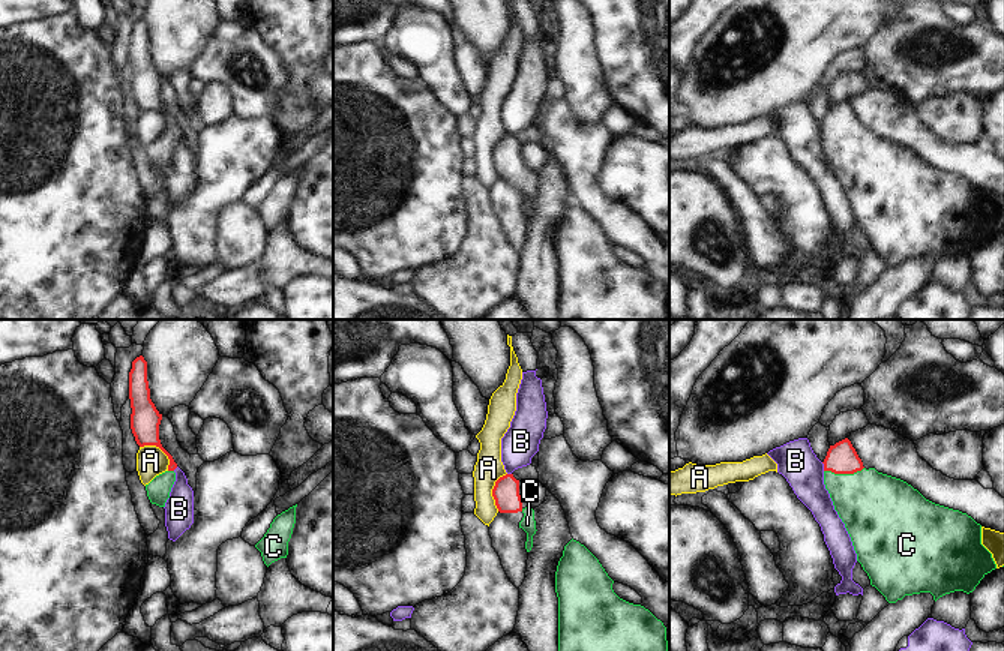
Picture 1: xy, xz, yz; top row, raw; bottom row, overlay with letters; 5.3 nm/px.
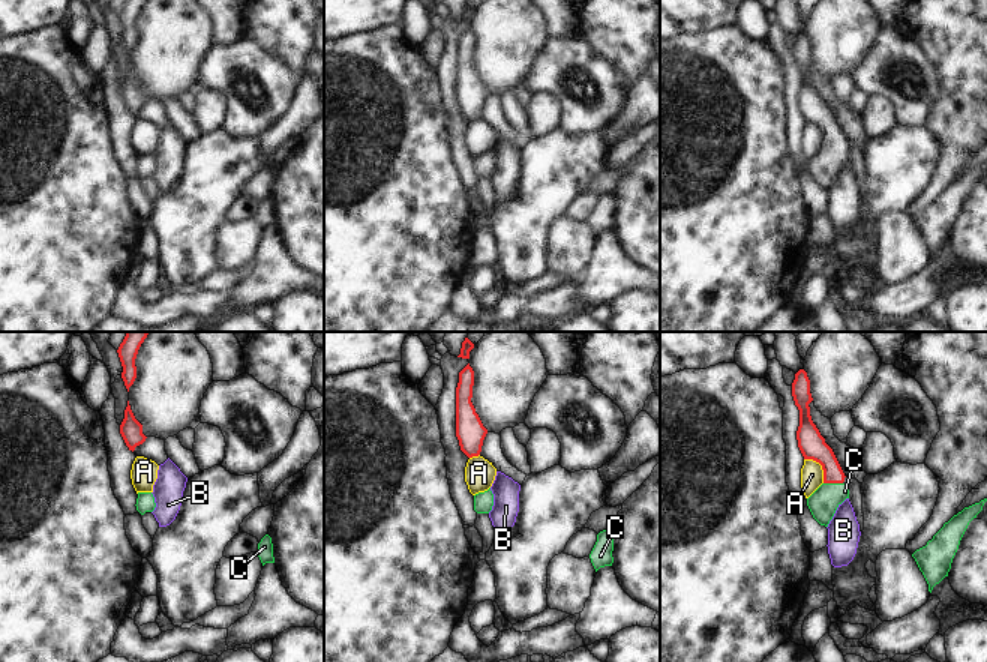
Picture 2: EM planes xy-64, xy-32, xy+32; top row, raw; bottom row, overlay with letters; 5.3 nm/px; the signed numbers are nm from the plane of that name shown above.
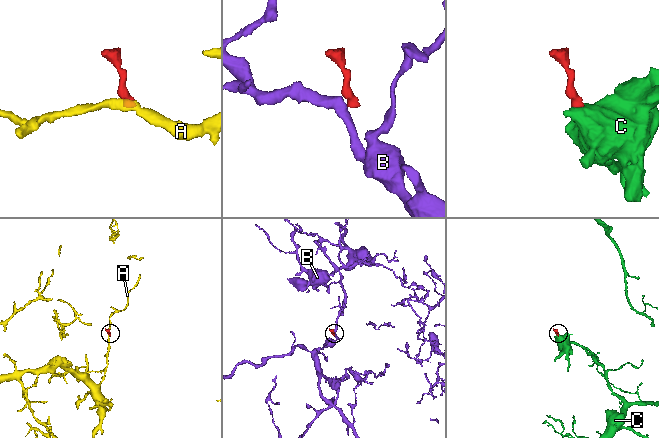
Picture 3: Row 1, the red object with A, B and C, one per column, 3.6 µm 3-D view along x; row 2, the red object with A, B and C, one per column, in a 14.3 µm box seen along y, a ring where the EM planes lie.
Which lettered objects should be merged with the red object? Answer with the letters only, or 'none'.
C.

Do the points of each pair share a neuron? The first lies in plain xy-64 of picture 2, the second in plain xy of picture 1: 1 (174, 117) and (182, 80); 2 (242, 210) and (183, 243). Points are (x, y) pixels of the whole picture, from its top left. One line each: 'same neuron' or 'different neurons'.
1: same neuron
2: different neurons

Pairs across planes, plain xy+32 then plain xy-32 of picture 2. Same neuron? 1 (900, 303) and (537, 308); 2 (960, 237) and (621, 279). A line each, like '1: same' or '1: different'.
1: same
2: different

